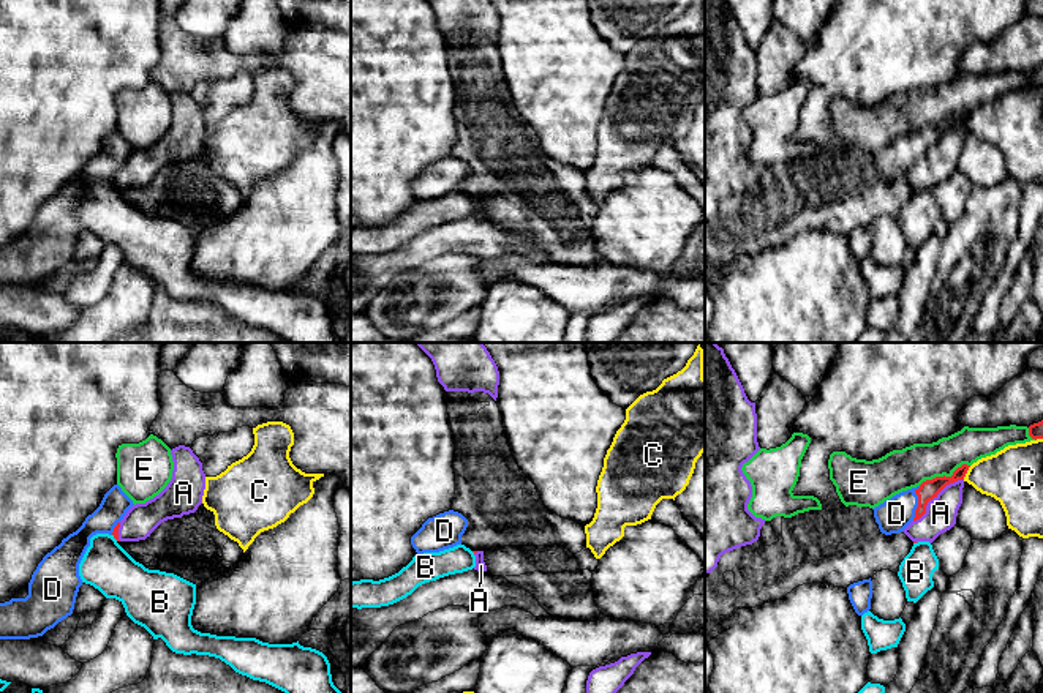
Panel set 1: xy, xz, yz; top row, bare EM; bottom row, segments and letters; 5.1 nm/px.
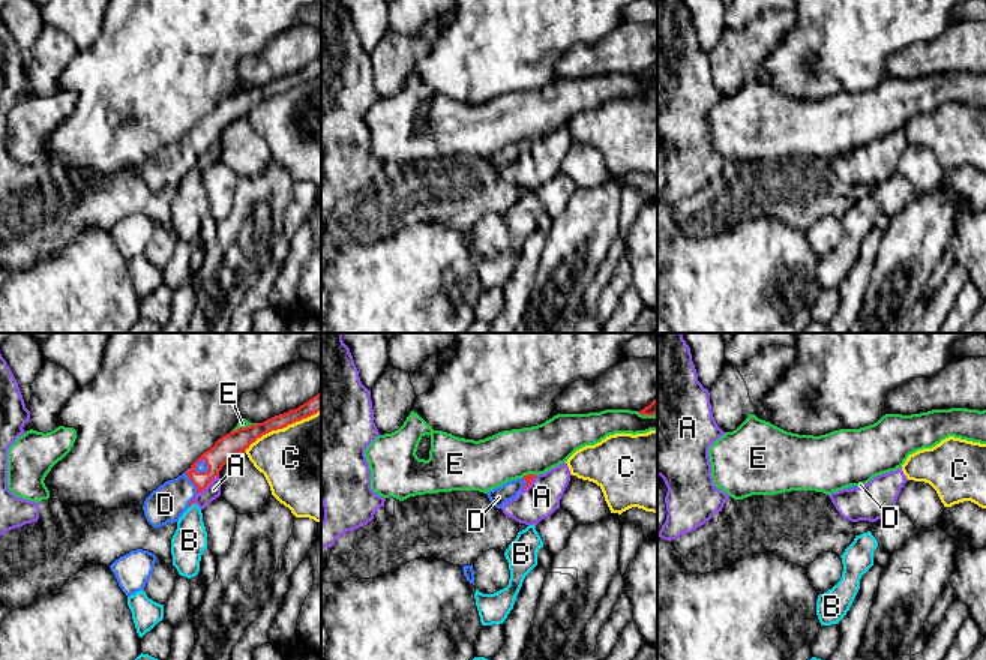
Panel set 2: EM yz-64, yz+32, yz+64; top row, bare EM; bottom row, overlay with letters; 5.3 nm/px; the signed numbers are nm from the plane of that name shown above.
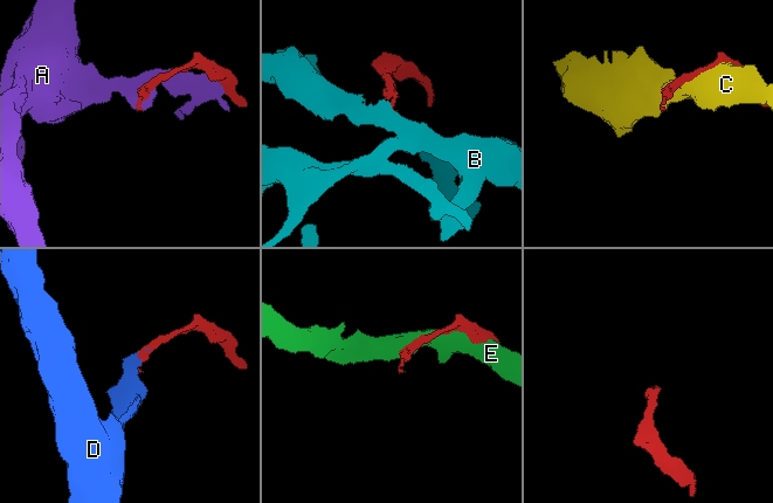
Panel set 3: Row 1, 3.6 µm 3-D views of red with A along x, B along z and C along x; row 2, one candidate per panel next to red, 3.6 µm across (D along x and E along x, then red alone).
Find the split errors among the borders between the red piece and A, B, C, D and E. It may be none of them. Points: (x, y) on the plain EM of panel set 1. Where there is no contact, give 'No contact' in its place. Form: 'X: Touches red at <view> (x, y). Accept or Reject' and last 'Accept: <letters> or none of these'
A: Touches red at yz (934, 142). Reject
B: Touches red at xy (114, 183). Reject
C: Touches red at yz (966, 119). Reject
D: Touches red at yz (918, 150). Accept
E: Touches red at yz (944, 122). Reject
Accept: D

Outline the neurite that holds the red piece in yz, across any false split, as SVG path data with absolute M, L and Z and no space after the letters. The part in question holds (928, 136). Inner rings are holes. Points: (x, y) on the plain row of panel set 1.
M962 111L951 123L943 122L926 126L920 133L902 137L872 155L880 178L885 182L904 178L912 167L920 166L926 159L928 148L937 144L947 131L964 126L969 114Z

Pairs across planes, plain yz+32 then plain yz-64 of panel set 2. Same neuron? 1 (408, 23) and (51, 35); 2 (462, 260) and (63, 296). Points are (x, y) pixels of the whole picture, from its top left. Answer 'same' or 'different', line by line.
1: different
2: same

